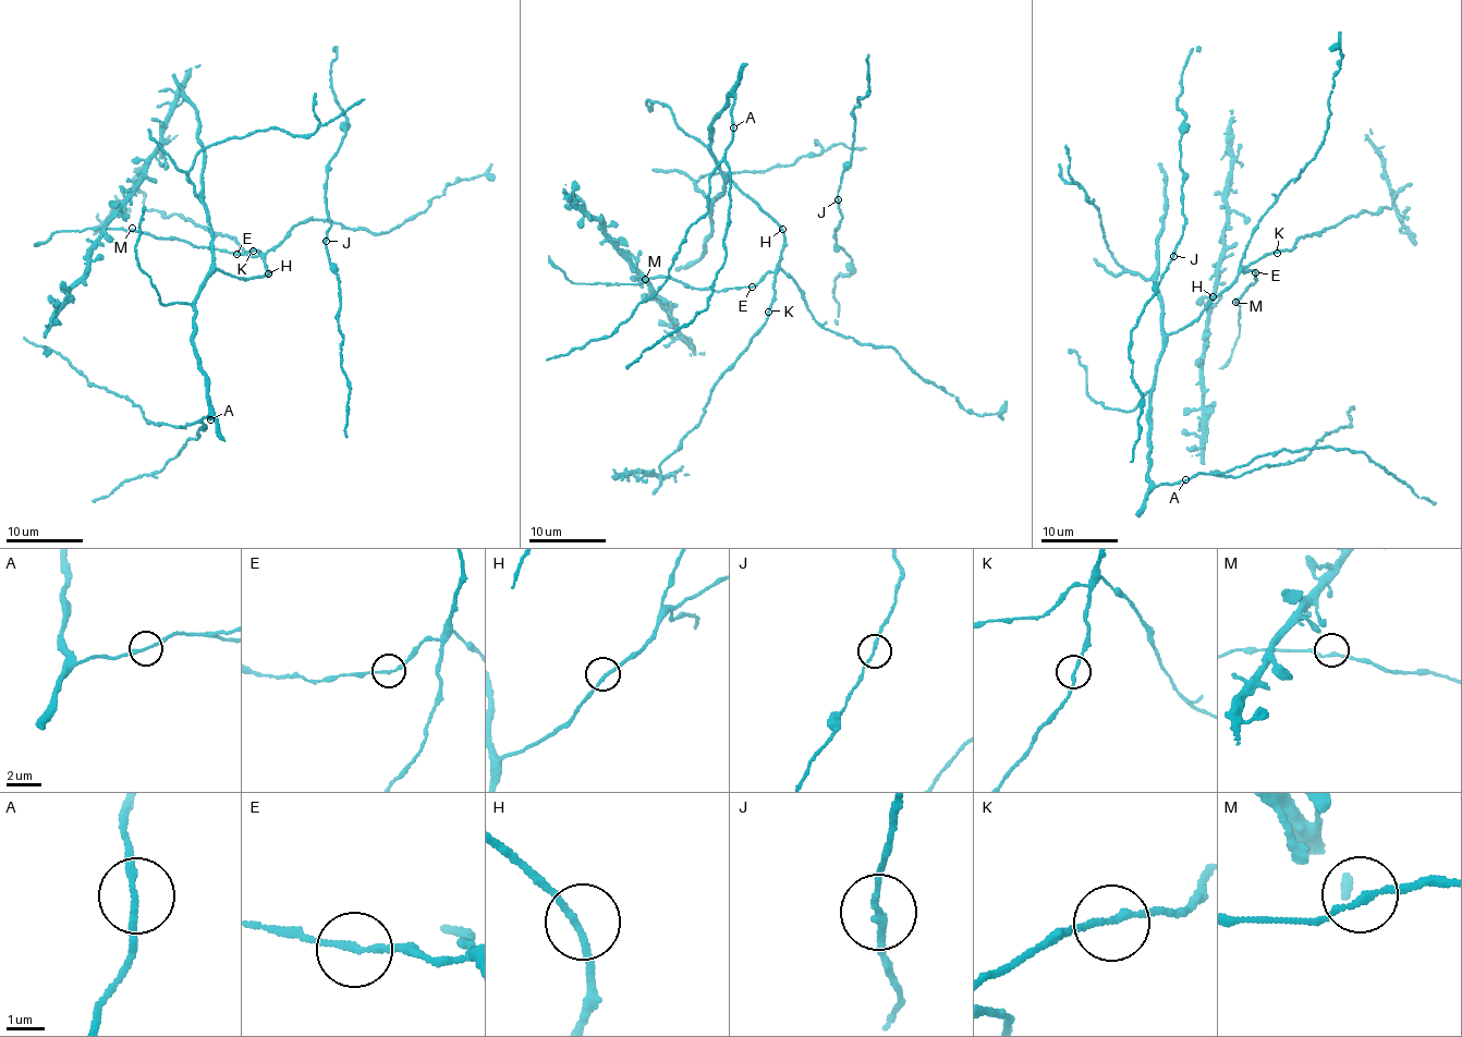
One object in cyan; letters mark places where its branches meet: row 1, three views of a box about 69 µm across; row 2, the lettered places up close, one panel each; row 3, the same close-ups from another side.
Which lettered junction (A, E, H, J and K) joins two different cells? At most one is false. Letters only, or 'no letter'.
no letter

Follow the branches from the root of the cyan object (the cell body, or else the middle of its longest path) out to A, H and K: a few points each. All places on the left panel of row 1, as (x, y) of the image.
A: (200, 283), (195, 301), (194, 354), (197, 368), (205, 377), (207, 402), (212, 410), (211, 418)
H: (200, 283), (216, 270), (240, 279), (268, 273)
K: (200, 283), (216, 270), (245, 280), (269, 273), (265, 257), (253, 249)

